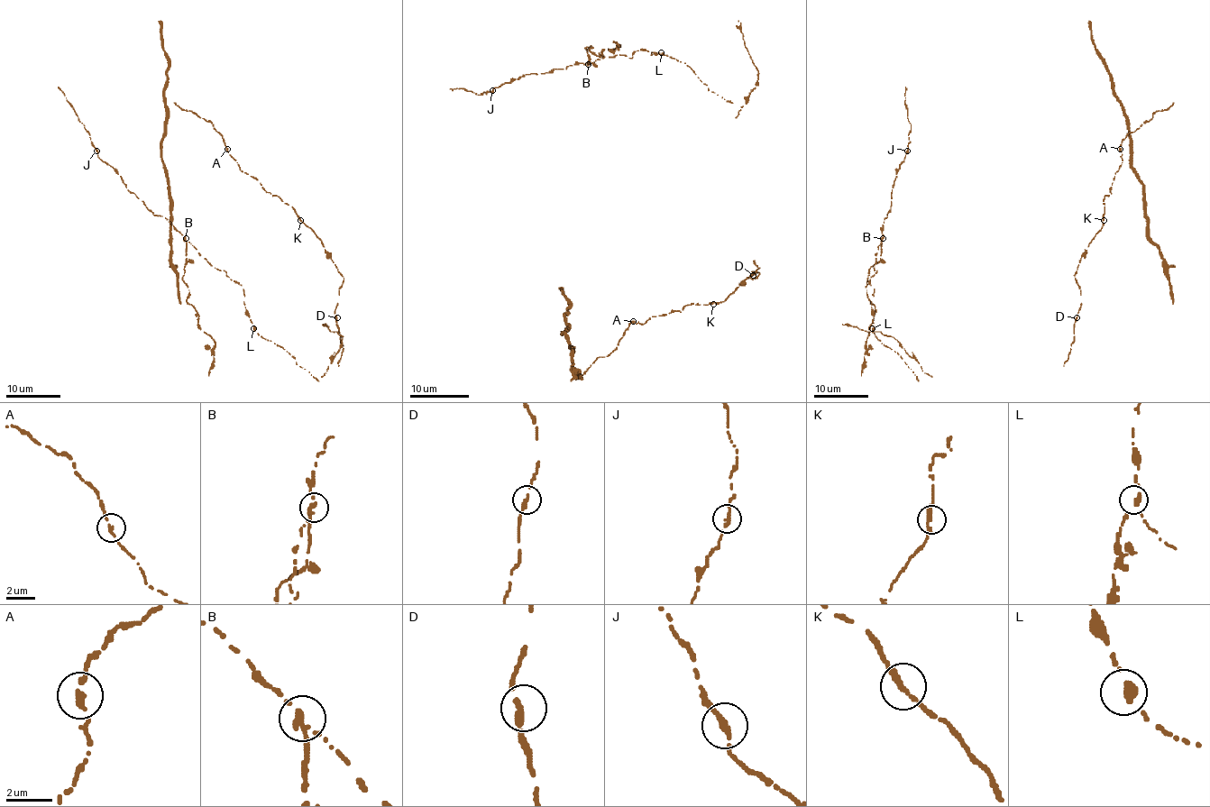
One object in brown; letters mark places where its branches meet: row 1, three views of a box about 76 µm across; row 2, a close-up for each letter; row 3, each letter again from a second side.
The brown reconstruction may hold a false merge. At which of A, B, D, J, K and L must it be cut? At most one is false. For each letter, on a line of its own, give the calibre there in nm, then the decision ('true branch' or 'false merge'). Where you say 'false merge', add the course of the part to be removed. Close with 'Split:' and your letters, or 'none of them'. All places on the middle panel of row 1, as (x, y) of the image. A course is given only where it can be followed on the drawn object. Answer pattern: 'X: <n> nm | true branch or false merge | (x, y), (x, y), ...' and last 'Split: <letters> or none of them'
A: 240 nm | true branch
B: 240 nm | false merge
D: 260 nm | true branch
J: 240 nm | true branch
K: 280 nm | true branch
L: 280 nm | true branch
Split: B

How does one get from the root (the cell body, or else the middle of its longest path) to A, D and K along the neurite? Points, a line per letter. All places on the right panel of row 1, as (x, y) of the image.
A: (1063, 366), (1081, 307), (1074, 274), (1103, 225), (1104, 197), (1111, 194), (1122, 164), (1120, 149)
D: (1063, 366), (1074, 341), (1077, 317)
K: (1063, 366), (1074, 341), (1074, 323), (1081, 307), (1081, 290), (1074, 274), (1082, 253), (1104, 220)

